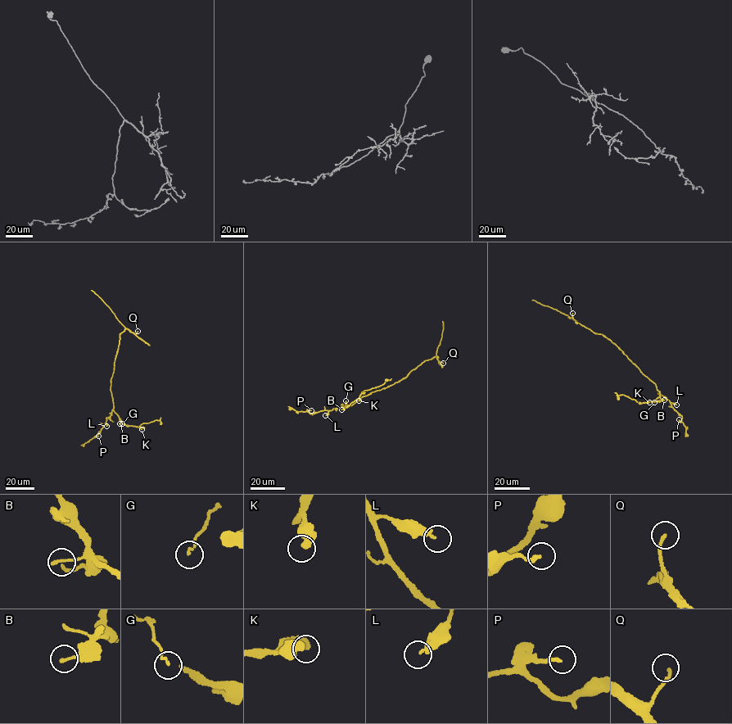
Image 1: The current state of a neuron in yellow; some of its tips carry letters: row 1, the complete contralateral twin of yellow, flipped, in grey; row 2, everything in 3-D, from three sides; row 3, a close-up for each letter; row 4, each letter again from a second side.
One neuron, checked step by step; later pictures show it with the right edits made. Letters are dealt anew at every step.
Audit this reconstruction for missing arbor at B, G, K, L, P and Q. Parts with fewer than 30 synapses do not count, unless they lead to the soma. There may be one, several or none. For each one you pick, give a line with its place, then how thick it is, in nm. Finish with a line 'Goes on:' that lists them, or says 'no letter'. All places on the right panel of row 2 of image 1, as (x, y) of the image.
Goes on: no letter

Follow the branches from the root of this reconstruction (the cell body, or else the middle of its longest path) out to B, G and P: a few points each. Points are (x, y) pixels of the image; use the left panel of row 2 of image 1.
B: (112, 375), (110, 390), (113, 409), (122, 422), (119, 423)
G: (112, 375), (110, 390), (113, 409), (122, 423)
P: (112, 375), (110, 390), (113, 409), (96, 436), (98, 436)

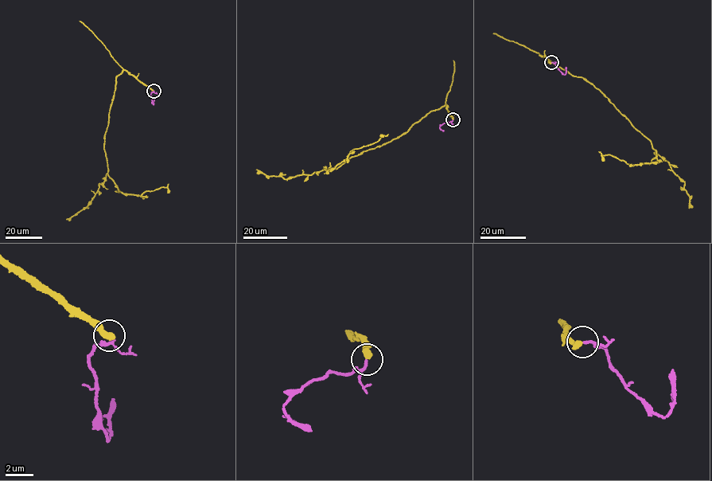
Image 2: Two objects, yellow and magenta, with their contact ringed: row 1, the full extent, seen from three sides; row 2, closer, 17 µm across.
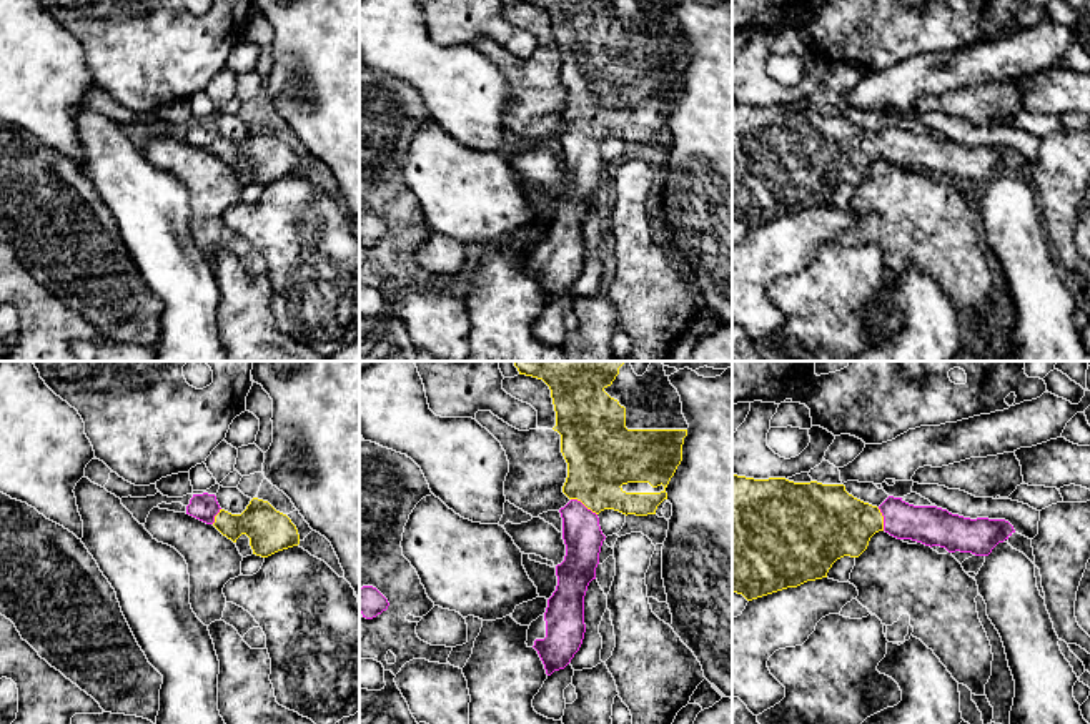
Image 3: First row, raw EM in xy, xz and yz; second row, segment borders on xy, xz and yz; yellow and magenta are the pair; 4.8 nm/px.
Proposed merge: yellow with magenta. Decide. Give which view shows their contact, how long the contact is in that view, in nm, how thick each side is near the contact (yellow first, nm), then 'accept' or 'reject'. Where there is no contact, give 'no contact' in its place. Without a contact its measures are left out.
contact in xz; length 150 nm; calibres 340 and 190 nm; accept

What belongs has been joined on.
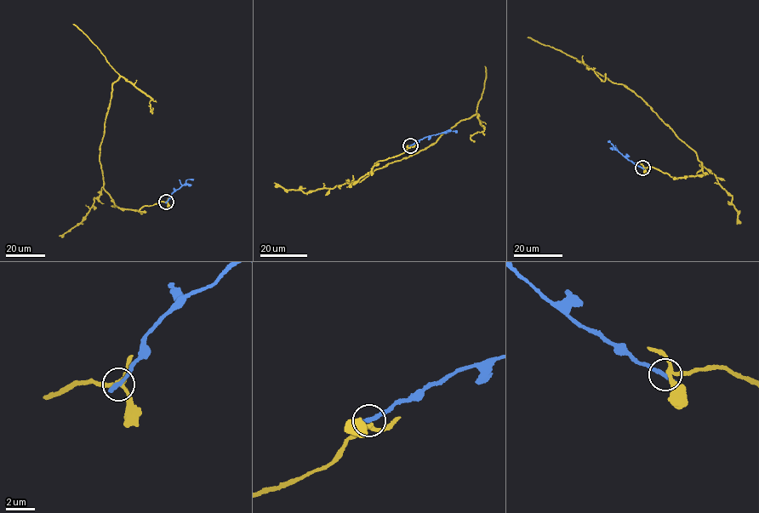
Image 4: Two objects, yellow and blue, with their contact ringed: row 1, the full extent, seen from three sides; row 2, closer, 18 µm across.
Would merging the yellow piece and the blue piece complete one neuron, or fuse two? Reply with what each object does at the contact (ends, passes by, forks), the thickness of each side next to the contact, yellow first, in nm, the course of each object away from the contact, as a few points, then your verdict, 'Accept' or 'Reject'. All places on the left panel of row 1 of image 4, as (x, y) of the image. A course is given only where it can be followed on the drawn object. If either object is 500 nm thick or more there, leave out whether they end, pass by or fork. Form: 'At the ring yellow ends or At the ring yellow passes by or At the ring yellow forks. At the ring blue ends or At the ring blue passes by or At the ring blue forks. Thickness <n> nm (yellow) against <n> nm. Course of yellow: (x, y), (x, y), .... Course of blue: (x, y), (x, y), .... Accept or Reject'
At the ring yellow forks. At the ring blue ends. Thickness 240 nm (yellow) against 340 nm. Course of yellow: (166, 202), (145, 205), (139, 212), (122, 209), (105, 190), (99, 151), (113, 83), (119, 75), (72, 24). Course of blue: (166, 202), (186, 179), (193, 179). Reject

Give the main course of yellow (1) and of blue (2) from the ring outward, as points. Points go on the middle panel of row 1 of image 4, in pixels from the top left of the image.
1: (410, 145), (402, 153), (377, 162), (370, 171), (351, 184), (414, 154), (476, 113), (484, 88), (485, 66)
2: (410, 145), (430, 135), (457, 131)

